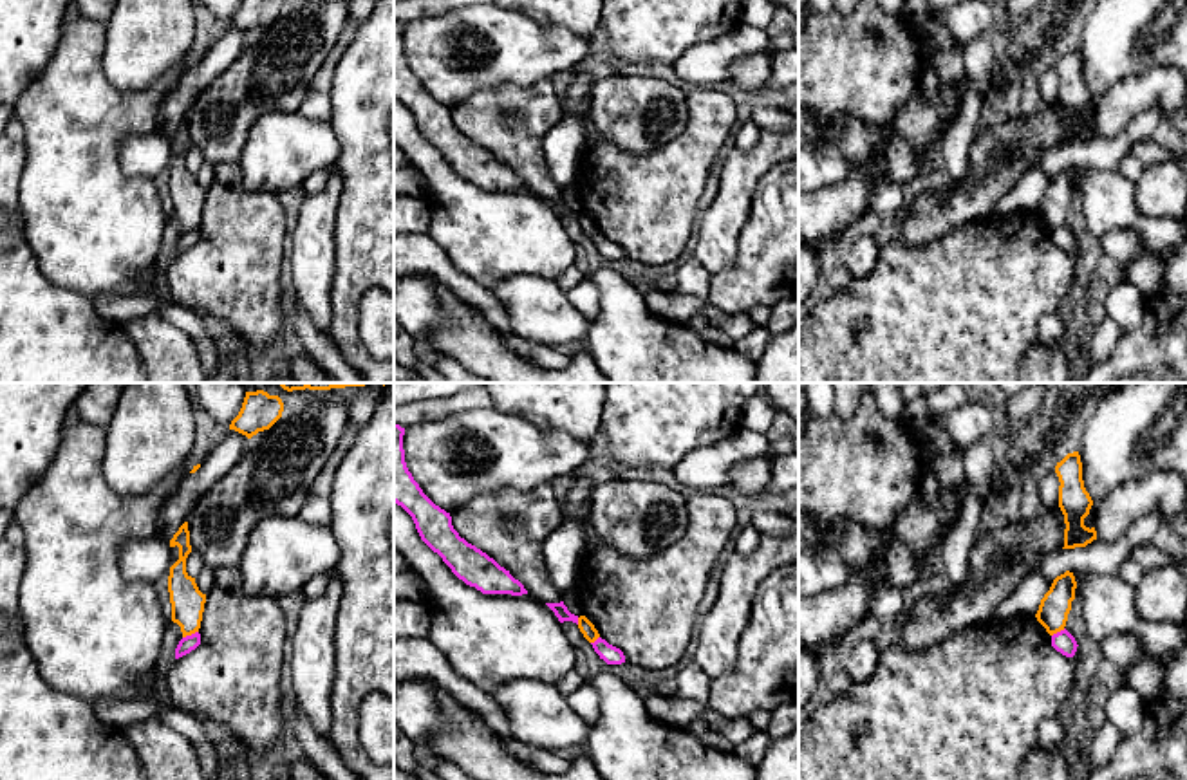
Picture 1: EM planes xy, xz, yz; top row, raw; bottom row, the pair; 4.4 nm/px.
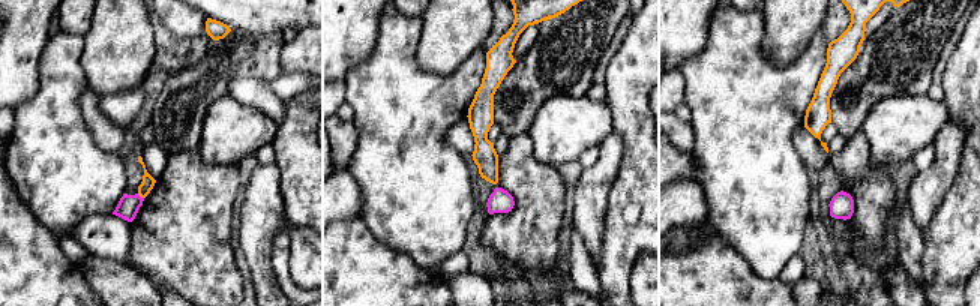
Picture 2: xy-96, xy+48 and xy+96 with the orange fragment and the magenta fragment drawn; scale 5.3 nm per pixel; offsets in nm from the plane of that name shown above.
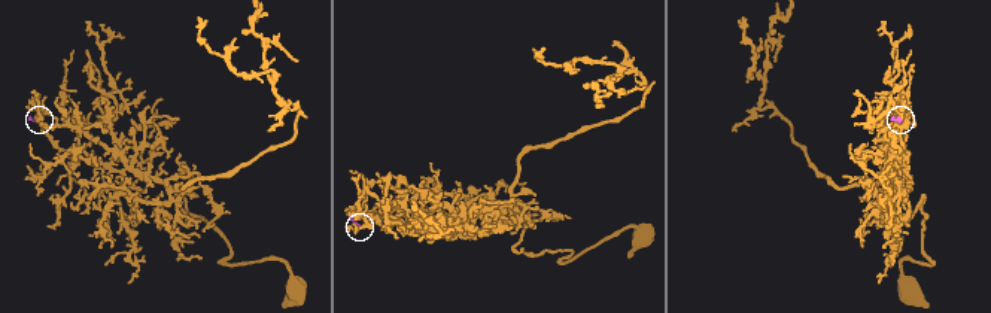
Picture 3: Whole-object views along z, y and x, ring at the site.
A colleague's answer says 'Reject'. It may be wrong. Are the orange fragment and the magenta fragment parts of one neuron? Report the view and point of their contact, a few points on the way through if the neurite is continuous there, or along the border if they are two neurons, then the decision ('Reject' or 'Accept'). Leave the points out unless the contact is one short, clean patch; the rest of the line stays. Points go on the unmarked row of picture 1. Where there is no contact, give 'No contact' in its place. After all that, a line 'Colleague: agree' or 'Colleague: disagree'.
Touches orange at xy (190, 230). Boundary: xy (197, 226), (183, 233). Reject
Colleague: agree

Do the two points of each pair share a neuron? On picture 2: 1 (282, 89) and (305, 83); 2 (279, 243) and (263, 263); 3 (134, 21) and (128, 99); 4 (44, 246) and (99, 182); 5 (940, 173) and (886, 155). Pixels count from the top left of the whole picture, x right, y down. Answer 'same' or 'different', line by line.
1: same
2: different
3: different
4: different
5: different

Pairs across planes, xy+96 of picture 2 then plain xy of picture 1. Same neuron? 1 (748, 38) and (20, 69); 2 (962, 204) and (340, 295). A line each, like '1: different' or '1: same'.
1: different
2: same

